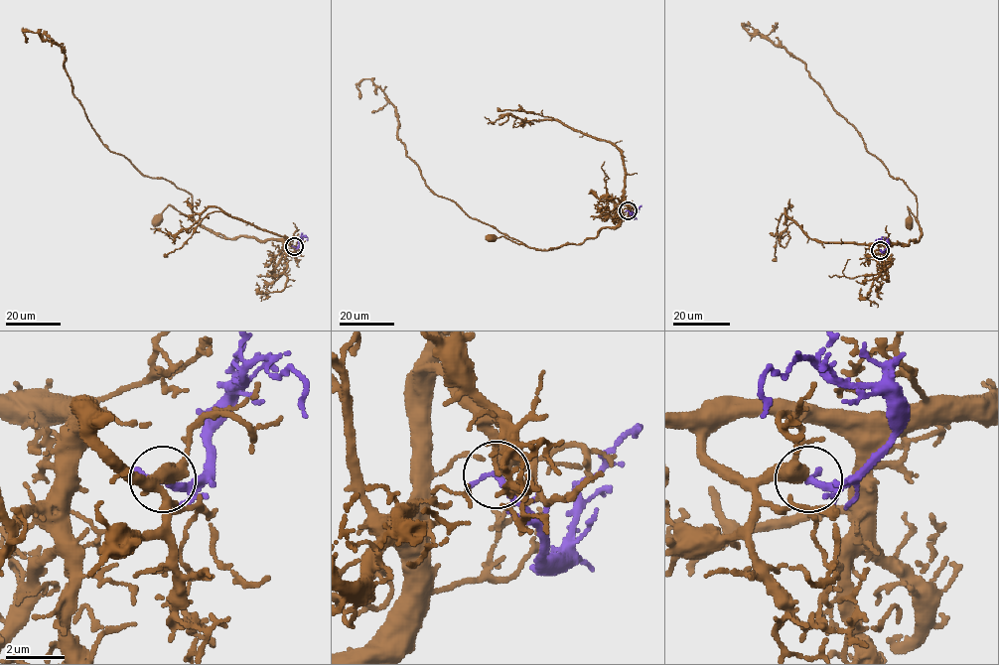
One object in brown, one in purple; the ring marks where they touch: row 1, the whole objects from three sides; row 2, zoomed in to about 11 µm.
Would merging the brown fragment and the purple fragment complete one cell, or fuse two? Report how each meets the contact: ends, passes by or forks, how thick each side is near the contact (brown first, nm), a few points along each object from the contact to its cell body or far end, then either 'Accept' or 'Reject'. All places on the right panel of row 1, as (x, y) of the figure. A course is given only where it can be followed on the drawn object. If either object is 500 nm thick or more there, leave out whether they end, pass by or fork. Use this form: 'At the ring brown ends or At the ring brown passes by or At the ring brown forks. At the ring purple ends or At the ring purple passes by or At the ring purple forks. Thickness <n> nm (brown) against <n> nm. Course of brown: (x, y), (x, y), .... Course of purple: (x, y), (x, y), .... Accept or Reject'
At the ring brown passes by. At the ring purple ends. Thickness 320 nm (brown) against 280 nm. Course of brown: (880, 250), (869, 247), (917, 242), (921, 235), (920, 226), (908, 207), (908, 223). Course of purple: (880, 250), (887, 243), (880, 239), (875, 240), (876, 244). Accept

